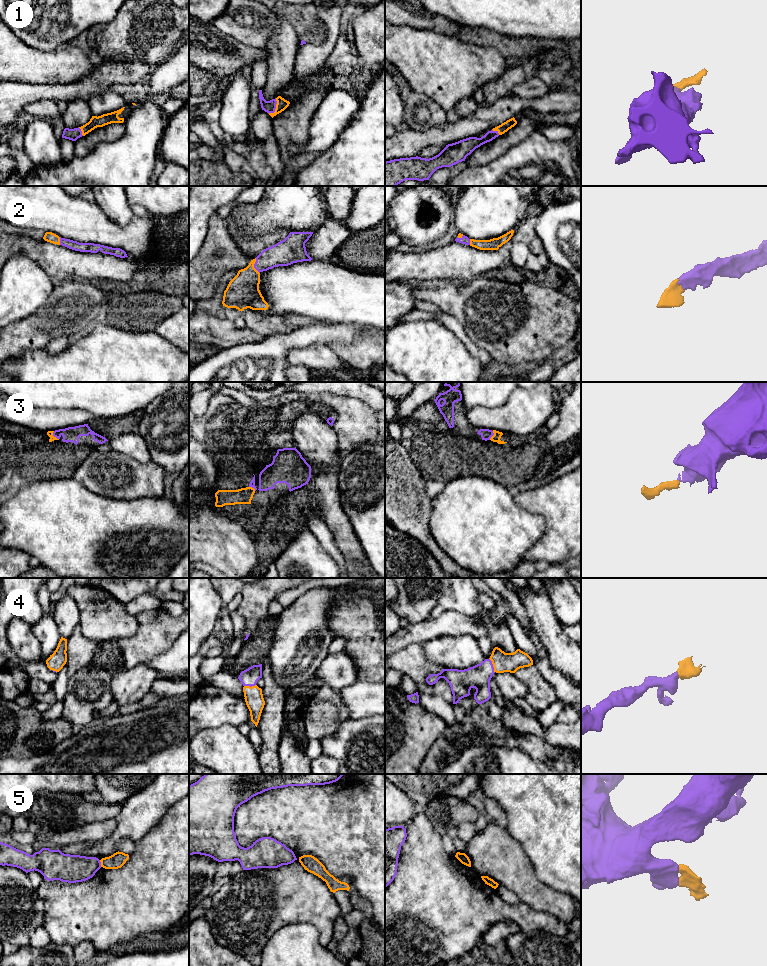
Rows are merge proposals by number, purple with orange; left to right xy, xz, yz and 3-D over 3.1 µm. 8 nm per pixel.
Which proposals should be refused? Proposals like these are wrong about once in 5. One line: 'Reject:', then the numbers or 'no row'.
Reject: 5

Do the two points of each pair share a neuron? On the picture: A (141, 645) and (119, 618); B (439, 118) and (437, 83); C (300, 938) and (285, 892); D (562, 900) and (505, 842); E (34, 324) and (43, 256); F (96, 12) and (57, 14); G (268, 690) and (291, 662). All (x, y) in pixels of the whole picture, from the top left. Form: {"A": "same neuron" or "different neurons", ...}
{"A": "different neurons", "B": "different neurons", "C": "different neurons", "D": "same neuron", "E": "different neurons", "F": "same neuron", "G": "different neurons"}

